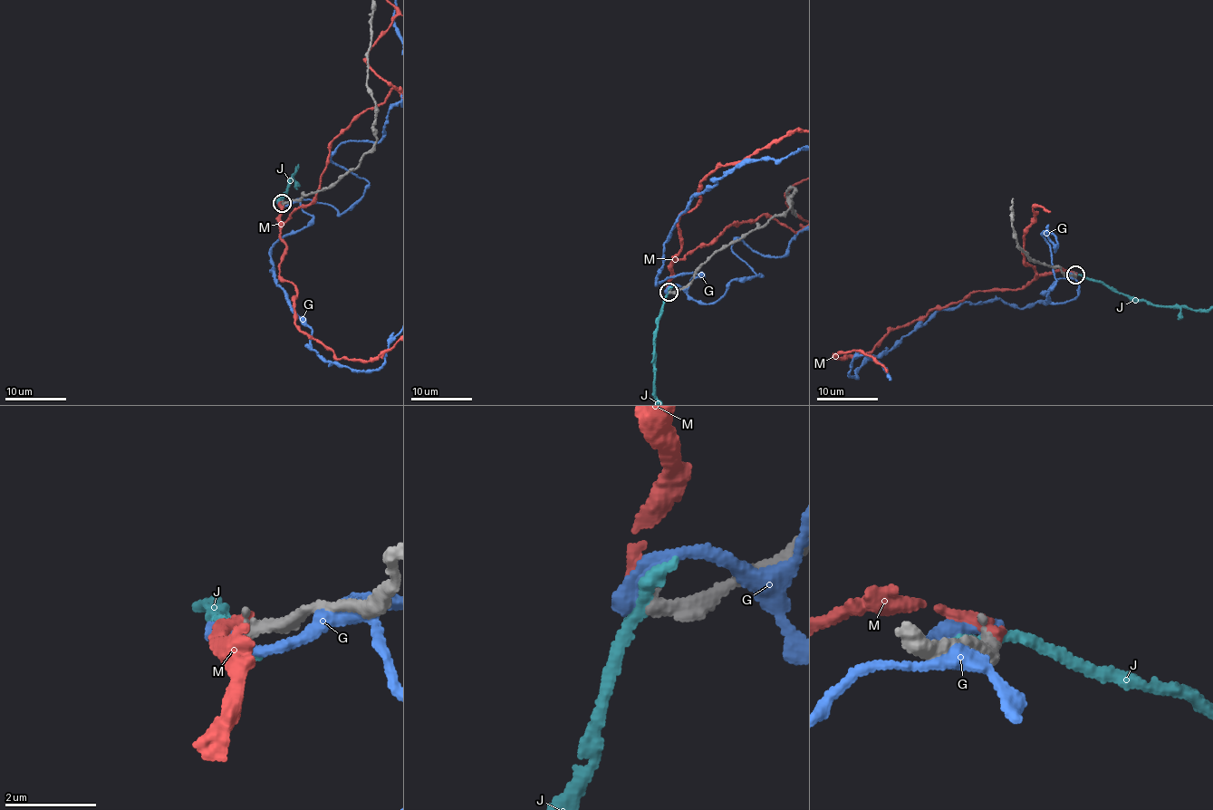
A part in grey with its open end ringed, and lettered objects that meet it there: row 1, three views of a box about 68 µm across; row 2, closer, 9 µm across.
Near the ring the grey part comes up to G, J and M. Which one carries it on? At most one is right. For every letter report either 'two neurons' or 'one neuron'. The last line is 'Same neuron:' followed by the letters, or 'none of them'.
G: two neurons
J: two neurons
M: two neurons
Same neuron: none of them

